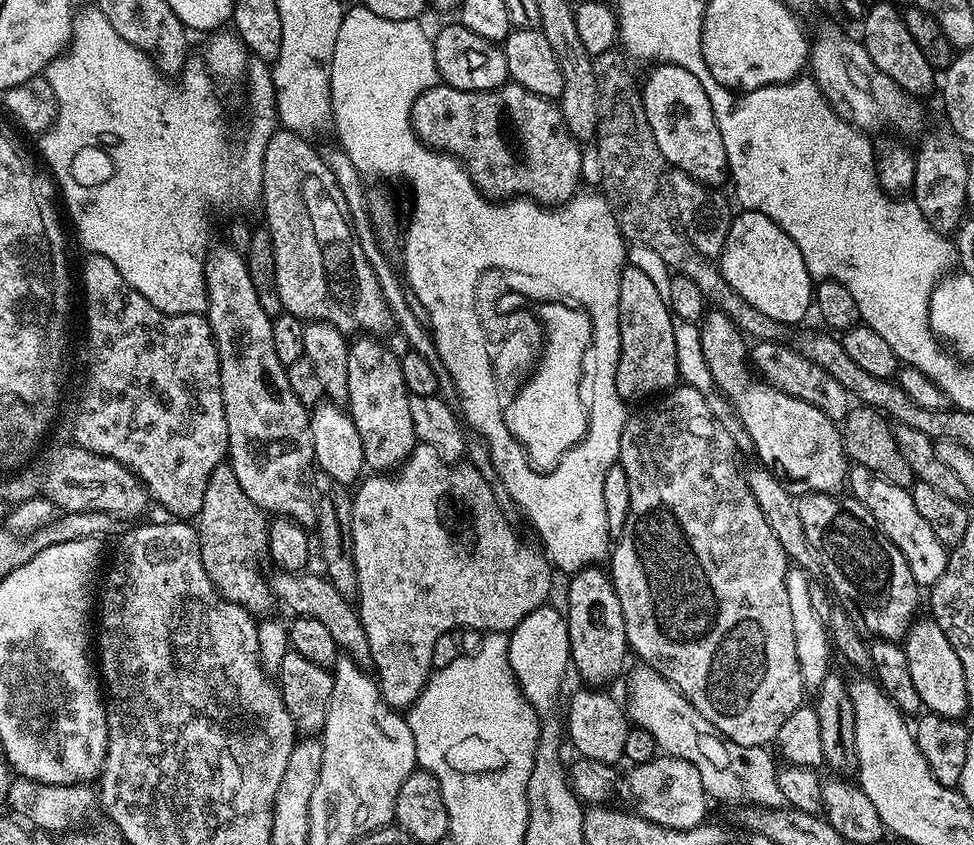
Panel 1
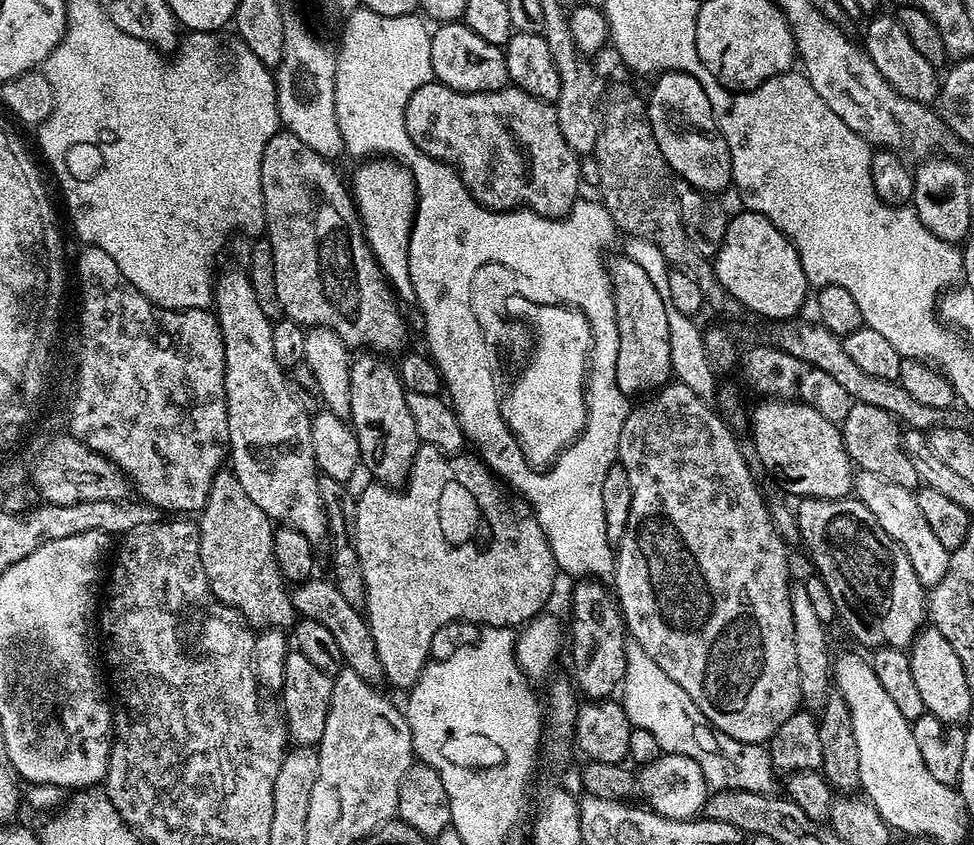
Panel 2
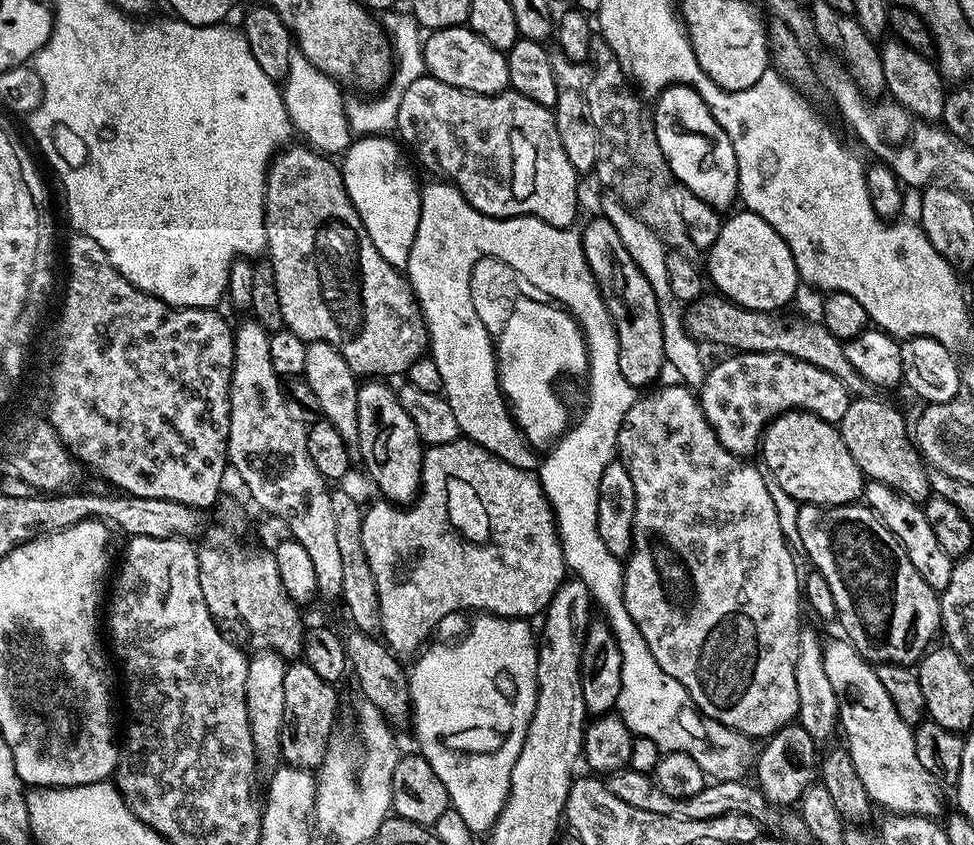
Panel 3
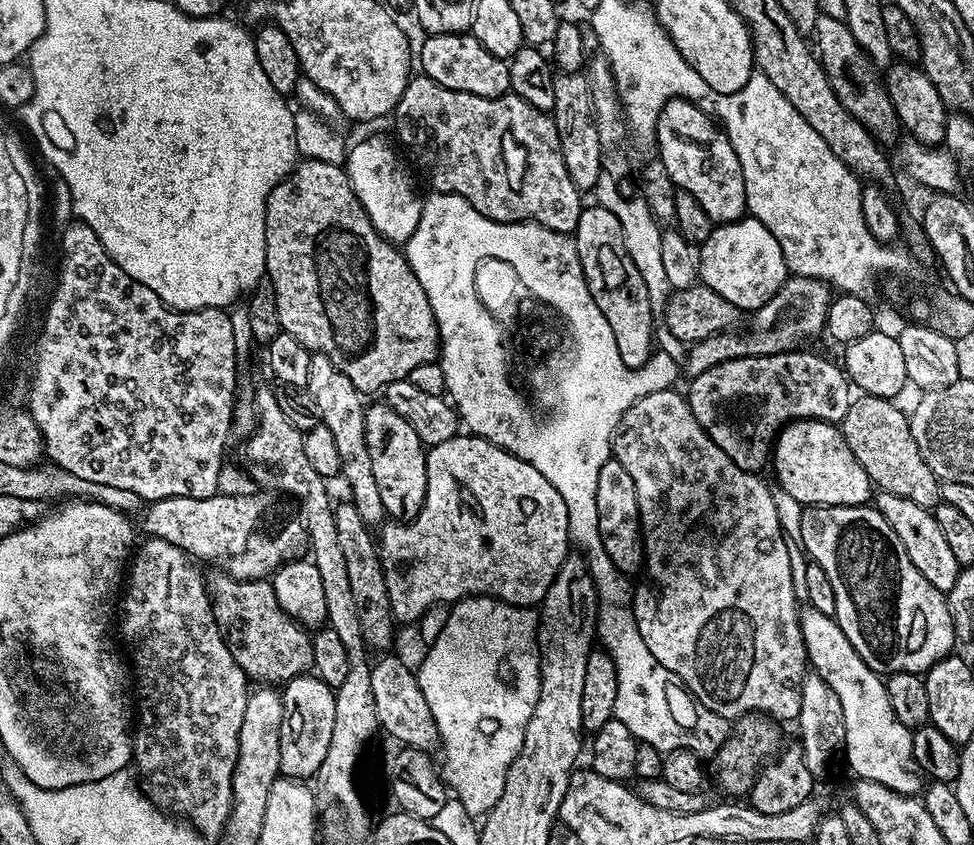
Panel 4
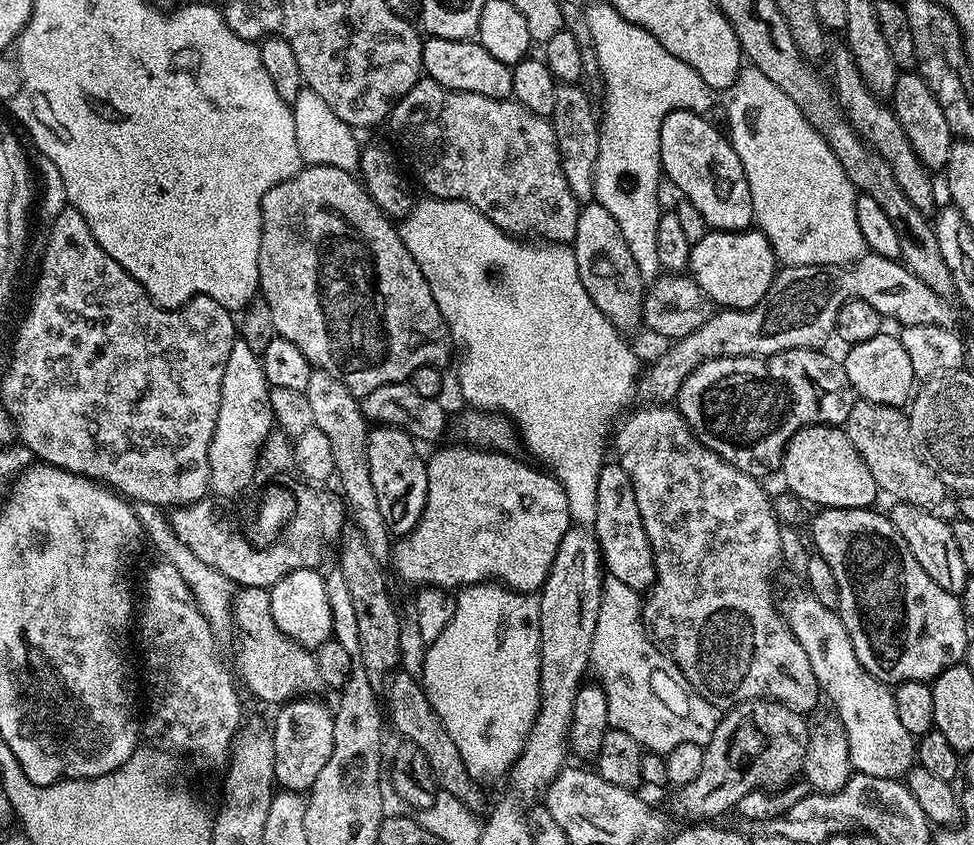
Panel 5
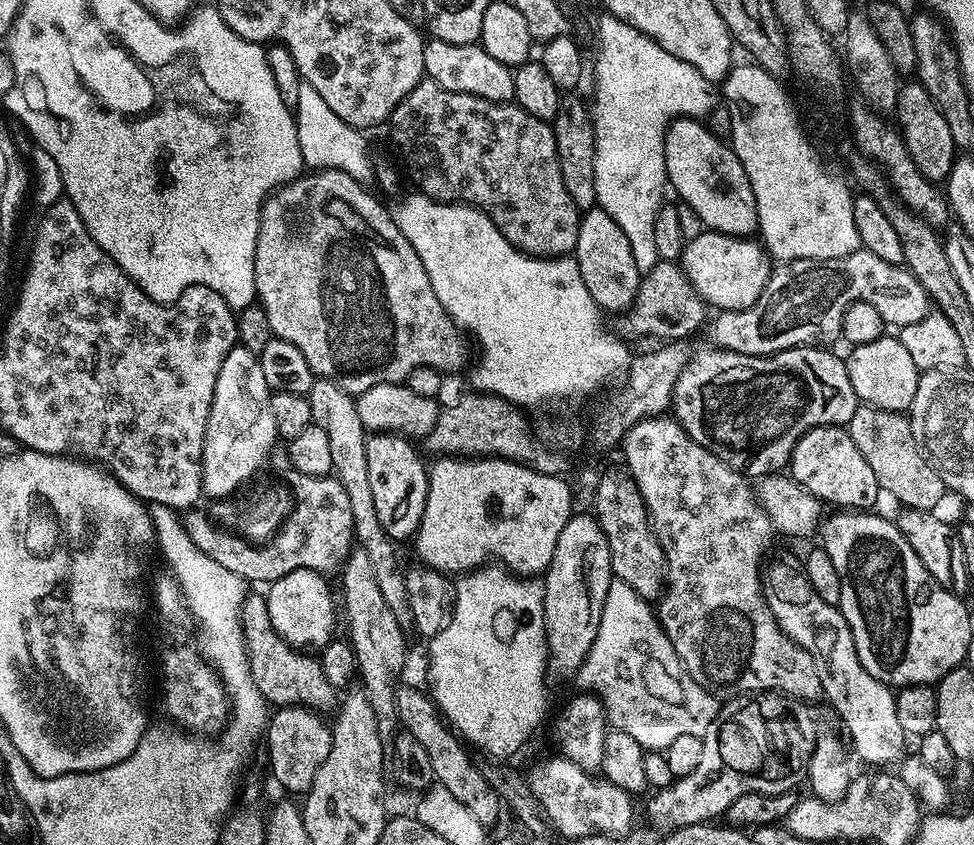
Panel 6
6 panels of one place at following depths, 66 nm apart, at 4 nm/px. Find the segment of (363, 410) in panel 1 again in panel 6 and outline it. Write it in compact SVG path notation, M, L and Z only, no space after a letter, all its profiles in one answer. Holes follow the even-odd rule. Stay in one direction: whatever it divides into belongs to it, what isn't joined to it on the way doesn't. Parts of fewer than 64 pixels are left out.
M377 432L366 442L366 466L370 477L370 490L374 497L374 510L382 530L394 542L411 541L420 529L422 514L428 497L429 469L416 453L411 439L390 432Z

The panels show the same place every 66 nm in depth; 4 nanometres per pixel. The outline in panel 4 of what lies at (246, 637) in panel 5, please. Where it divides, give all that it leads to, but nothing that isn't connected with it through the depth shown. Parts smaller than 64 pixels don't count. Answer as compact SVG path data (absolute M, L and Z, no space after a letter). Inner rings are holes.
M225 574L215 575L212 577L209 575L206 580L208 595L212 601L212 613L216 625L224 634L224 641L228 643L230 654L234 654L238 666L249 681L280 686L296 676L305 675L314 662L311 635L295 620L291 620L286 610L282 610L282 606L278 604L278 594L274 594L271 583L267 579L236 580Z

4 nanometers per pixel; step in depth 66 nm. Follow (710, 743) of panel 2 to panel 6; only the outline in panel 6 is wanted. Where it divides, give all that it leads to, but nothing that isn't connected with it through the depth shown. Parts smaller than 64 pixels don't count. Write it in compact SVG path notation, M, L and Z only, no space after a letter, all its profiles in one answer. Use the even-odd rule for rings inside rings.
M613 579L604 604L608 608L608 620L600 620L598 622L598 630L596 631L594 642L590 646L590 650L584 659L584 664L581 665L578 672L580 676L584 675L584 684L588 687L585 689L602 702L609 725L611 725L612 728L622 730L626 734L631 734L646 750L667 749L668 744L674 742L674 738L682 734L703 737L704 732L710 726L710 722L714 722L714 718L716 717L716 709L718 707L717 697L713 696L712 693L706 689L700 688L698 682L694 682L690 678L690 674L684 668L684 663L678 658L678 654L670 642L670 638L664 633L664 627L660 624L653 605L649 603L649 601L643 600L638 594L634 594L634 590L630 590L630 586L626 586L626 582L622 582L618 579Z

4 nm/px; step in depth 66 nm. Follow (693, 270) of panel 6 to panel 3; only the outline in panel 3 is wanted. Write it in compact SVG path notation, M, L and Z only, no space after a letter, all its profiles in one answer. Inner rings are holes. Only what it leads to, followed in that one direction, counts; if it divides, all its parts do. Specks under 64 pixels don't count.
M733 211L731 213L733 216L724 220L722 231L718 234L718 242L714 242L714 246L707 249L707 279L710 281L711 287L712 284L716 287L713 289L719 295L733 300L736 304L740 304L752 312L776 312L787 309L784 307L795 298L796 287L801 287L802 284L798 270L794 266L794 254L790 254L790 246L786 246L786 242L782 242L782 234L778 234L778 230L774 230L774 226L770 226L770 222L758 218L758 214L753 212L739 211Z

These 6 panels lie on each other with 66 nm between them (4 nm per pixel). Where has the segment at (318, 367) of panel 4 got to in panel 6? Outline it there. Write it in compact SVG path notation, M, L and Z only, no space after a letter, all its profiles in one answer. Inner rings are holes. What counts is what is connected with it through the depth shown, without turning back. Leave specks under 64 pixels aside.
M313 379L312 388L307 394L310 402L310 414L313 421L326 430L330 441L330 462L332 463L331 475L346 490L350 497L350 512L354 514L354 530L352 535L355 543L370 558L374 575L378 577L378 587L382 590L382 599L390 610L394 610L394 618L398 618L398 626L408 630L413 627L410 598L407 596L405 569L400 568L400 560L396 557L397 545L382 530L382 522L378 522L378 514L374 510L374 497L370 490L370 477L366 466L366 442L368 436L362 426L362 418L358 418L358 406L353 393L342 390L329 380Z

